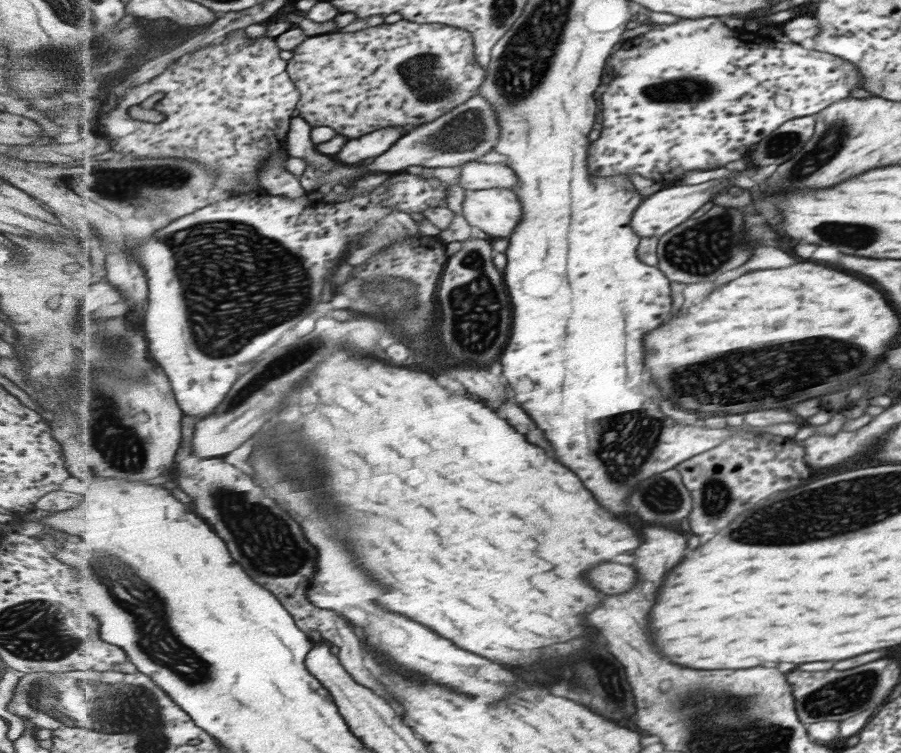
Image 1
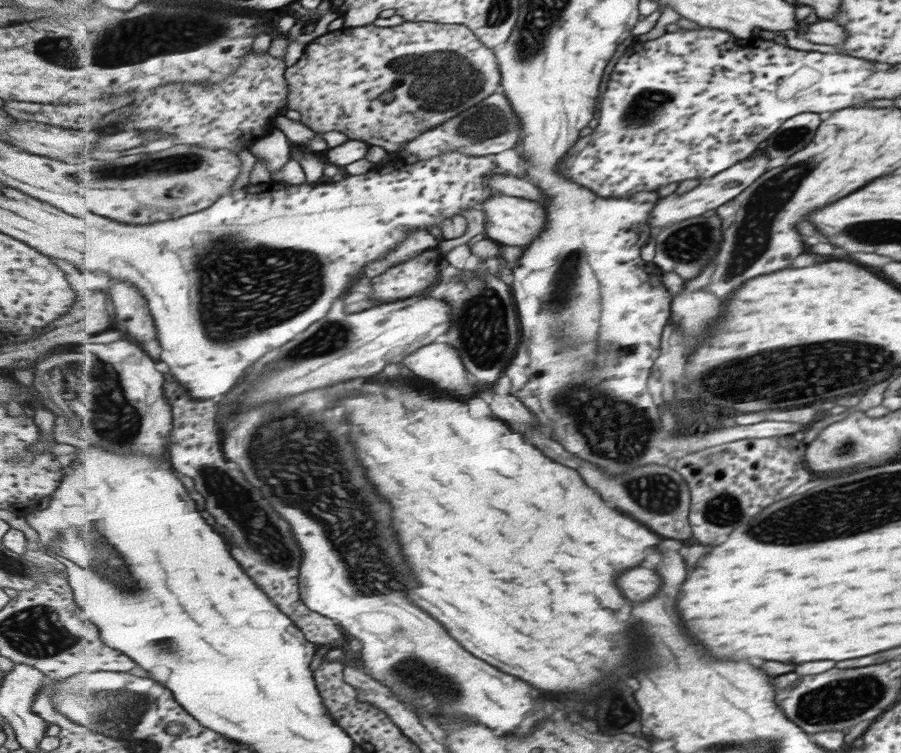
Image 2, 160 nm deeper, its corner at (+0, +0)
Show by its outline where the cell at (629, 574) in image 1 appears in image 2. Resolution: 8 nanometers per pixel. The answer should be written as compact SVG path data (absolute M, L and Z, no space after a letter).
M637 568L629 570L621 576L621 590L625 590L625 596L631 600L649 600L649 596L655 596L661 588L661 578L655 570L649 568Z

